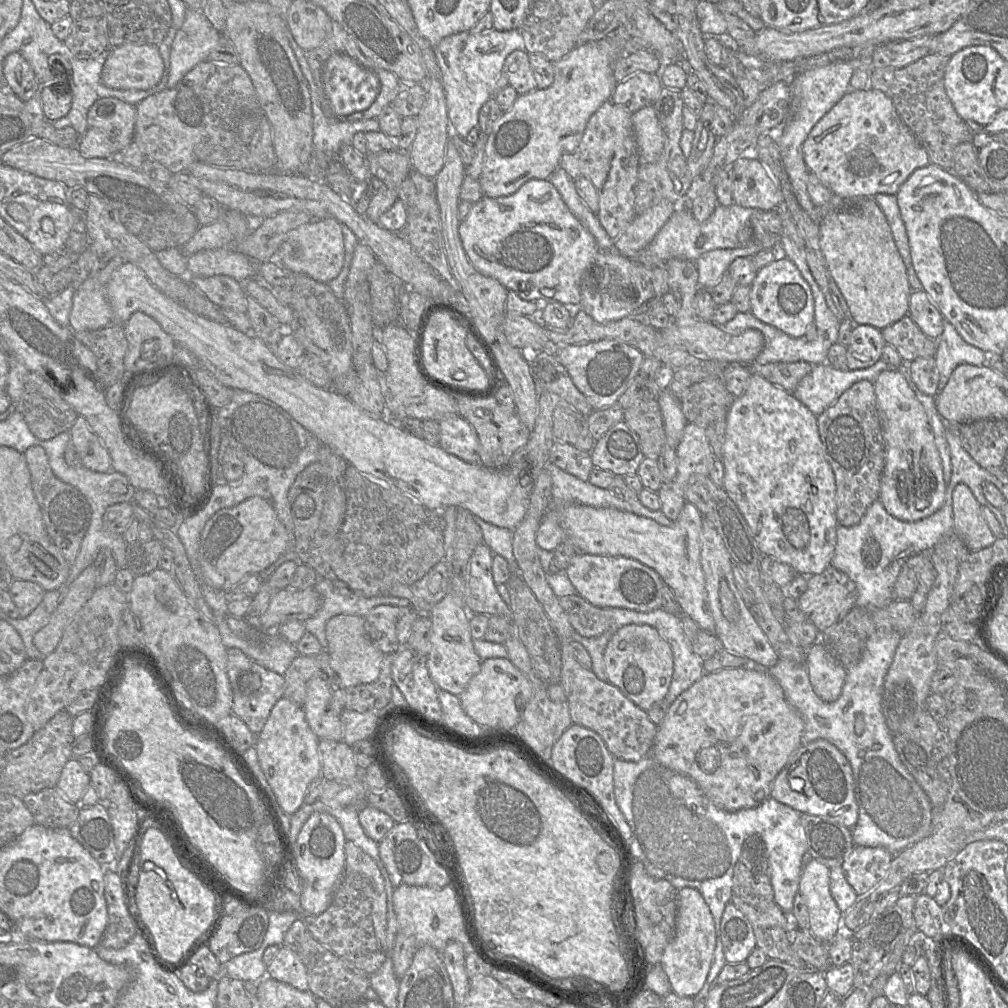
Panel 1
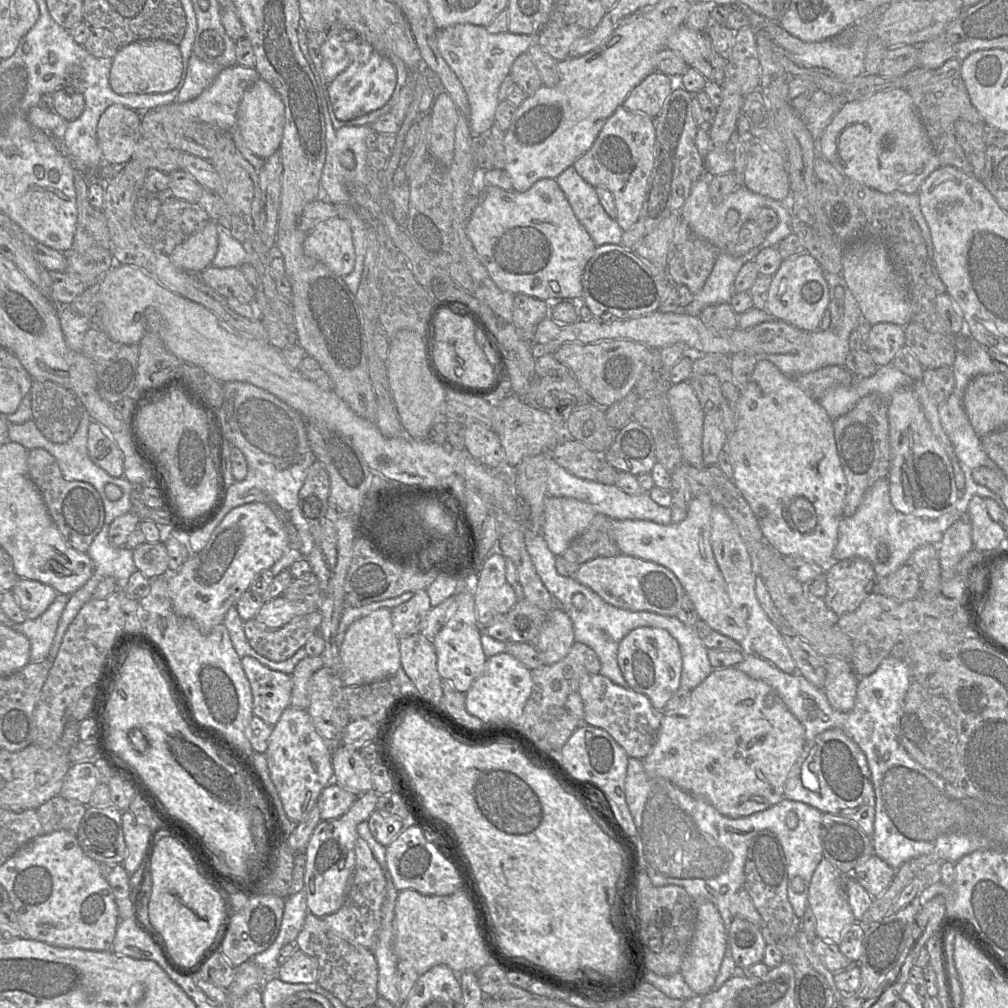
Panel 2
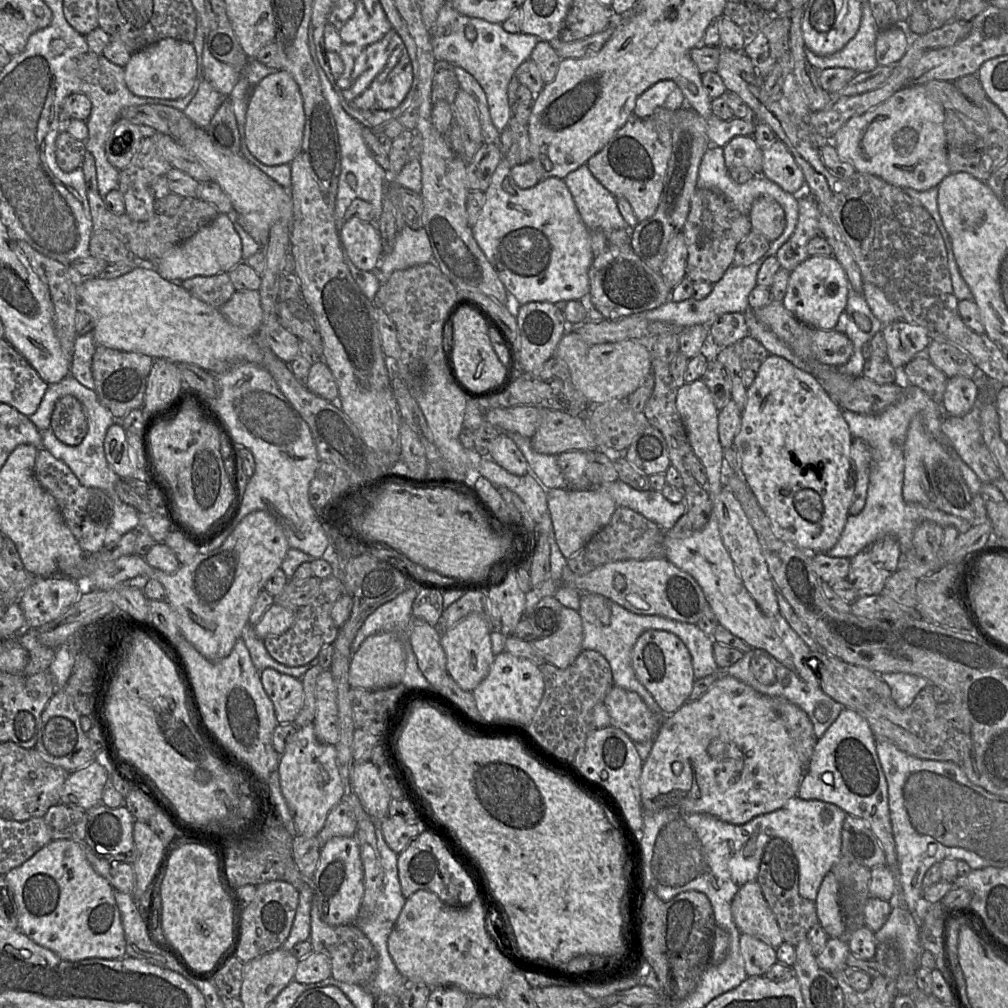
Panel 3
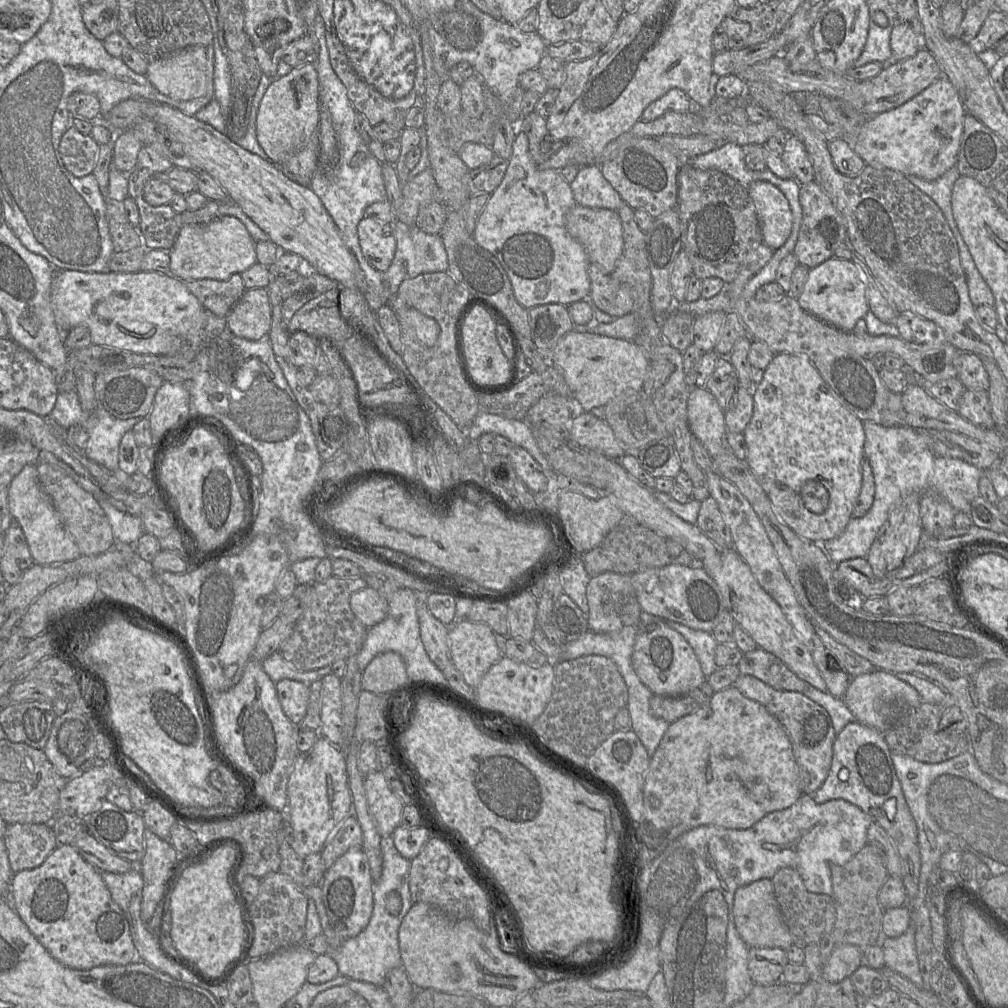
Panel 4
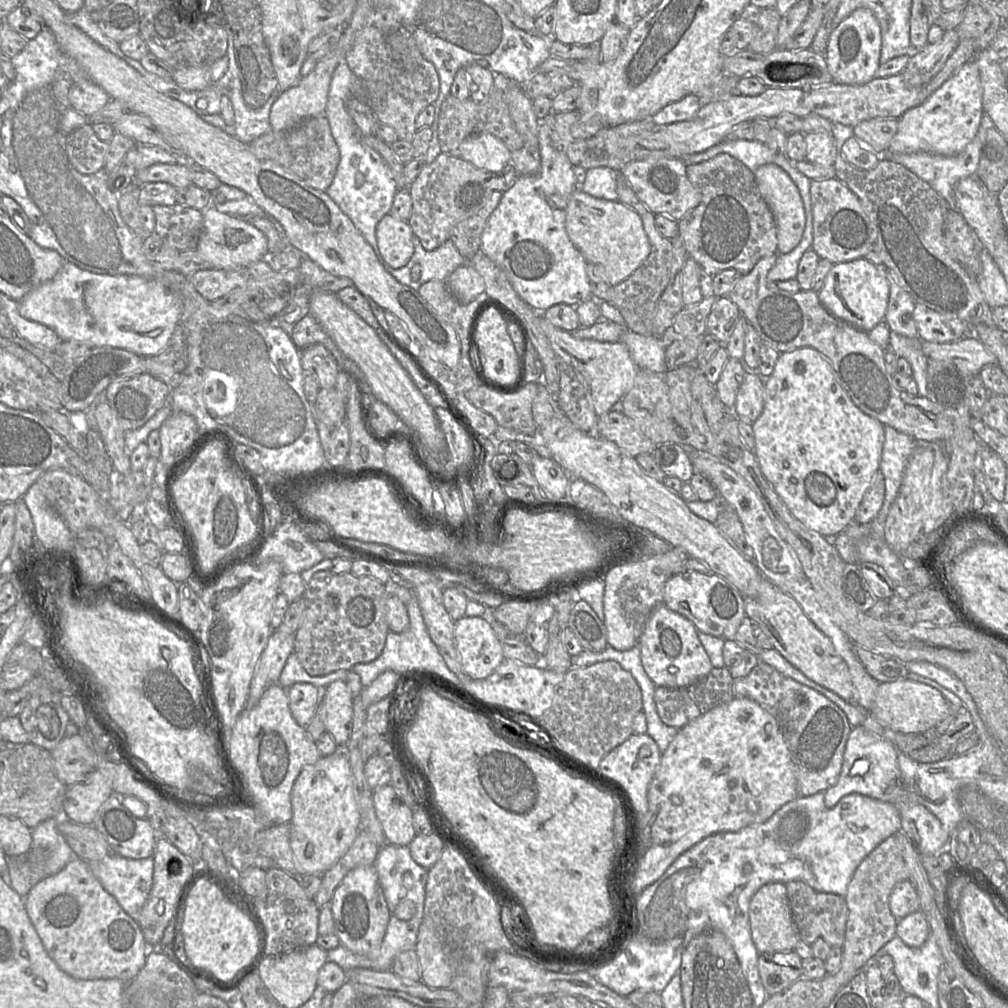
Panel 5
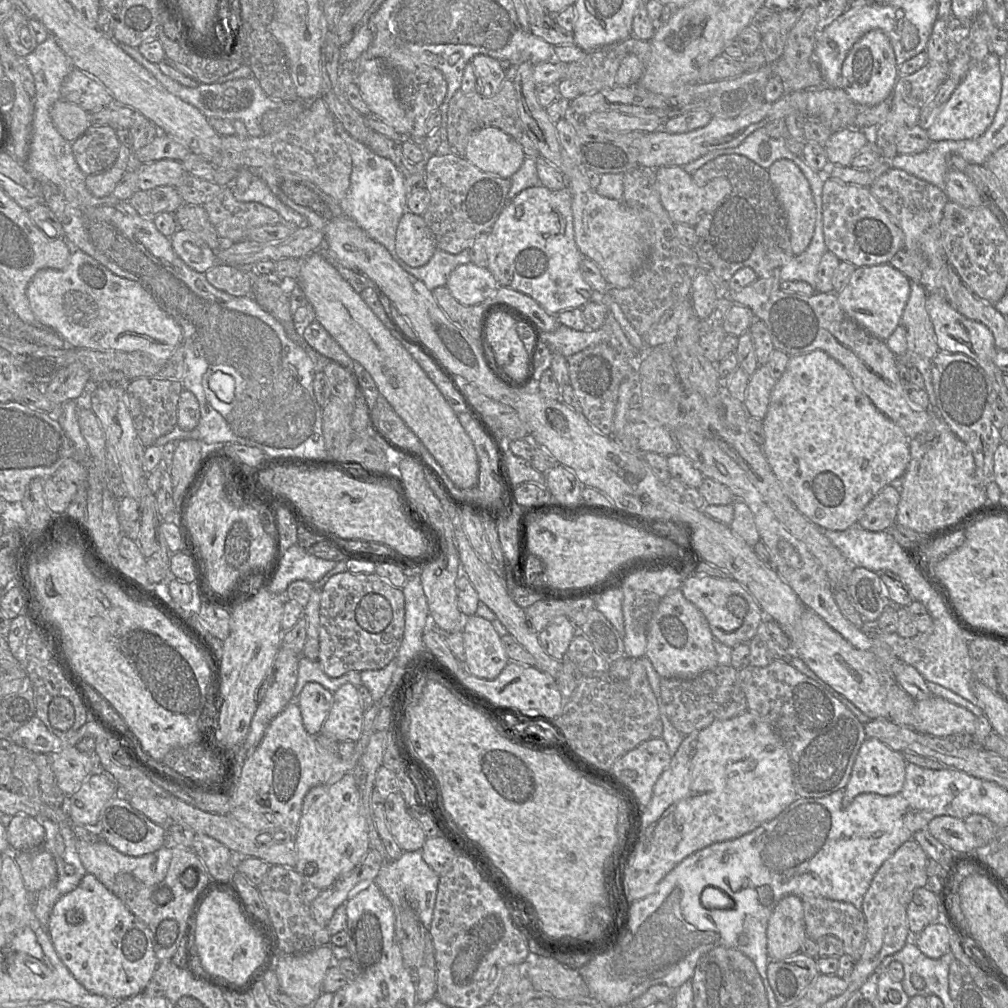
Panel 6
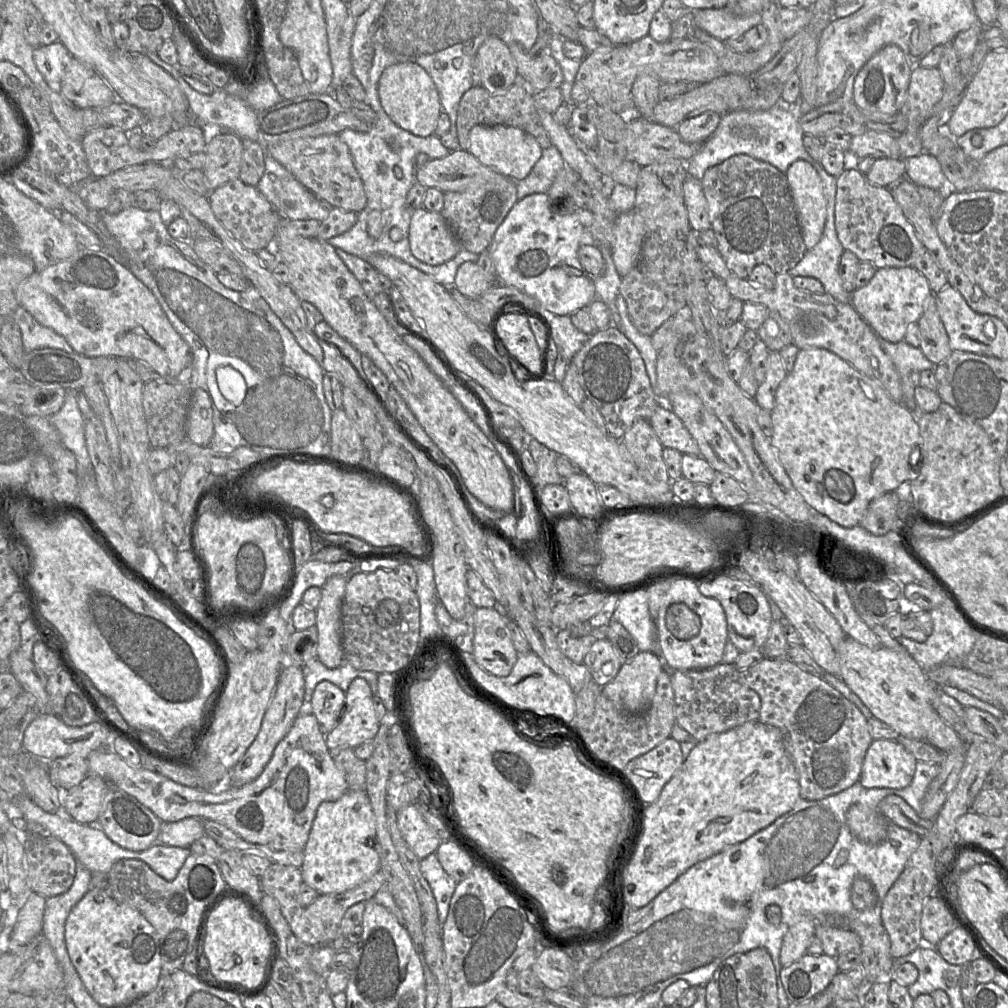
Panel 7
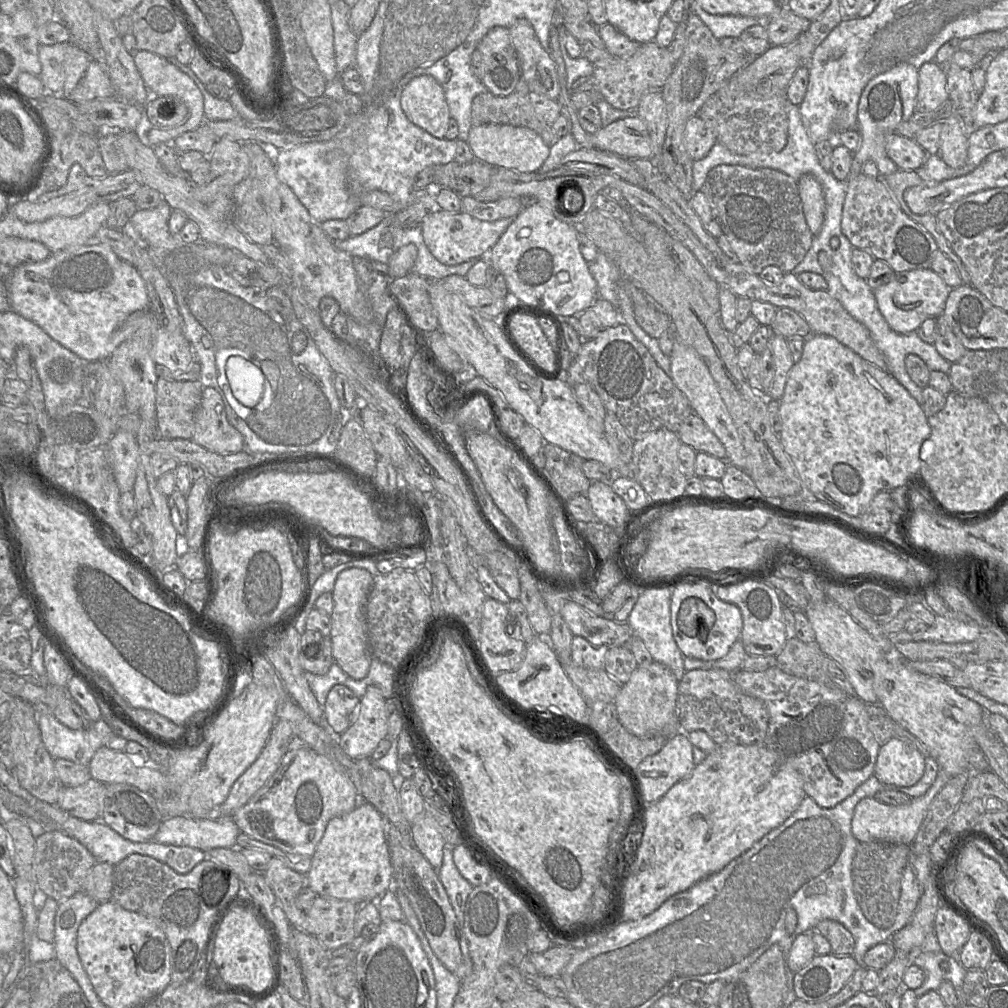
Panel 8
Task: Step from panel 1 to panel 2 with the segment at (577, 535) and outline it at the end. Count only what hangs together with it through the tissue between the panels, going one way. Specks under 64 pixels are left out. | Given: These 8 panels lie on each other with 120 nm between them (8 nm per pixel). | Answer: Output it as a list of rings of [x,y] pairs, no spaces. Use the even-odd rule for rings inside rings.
[[[701,494],[691,500],[688,505],[687,516],[680,523],[662,525],[648,520],[613,519],[612,537],[615,539],[620,554],[650,561],[669,569],[679,580],[686,596],[694,605],[702,621],[706,622],[713,630],[737,642],[744,642],[748,633],[748,612],[746,608],[736,607],[731,602],[724,577],[715,560],[711,545],[711,513],[713,507],[711,497],[708,494]]]

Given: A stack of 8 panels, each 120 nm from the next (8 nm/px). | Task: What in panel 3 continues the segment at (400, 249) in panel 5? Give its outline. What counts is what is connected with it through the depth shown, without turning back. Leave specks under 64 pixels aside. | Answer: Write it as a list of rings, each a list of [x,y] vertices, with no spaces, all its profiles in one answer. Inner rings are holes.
[[[345,220],[338,230],[345,256],[359,269],[374,271],[383,253],[377,221]]]

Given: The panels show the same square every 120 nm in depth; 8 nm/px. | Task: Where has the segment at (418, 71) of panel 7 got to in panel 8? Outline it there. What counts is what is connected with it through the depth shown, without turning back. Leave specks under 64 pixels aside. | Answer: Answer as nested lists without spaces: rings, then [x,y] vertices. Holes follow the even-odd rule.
[[[429,75],[413,78],[403,89],[400,104],[413,124],[445,139],[451,115],[441,85]]]

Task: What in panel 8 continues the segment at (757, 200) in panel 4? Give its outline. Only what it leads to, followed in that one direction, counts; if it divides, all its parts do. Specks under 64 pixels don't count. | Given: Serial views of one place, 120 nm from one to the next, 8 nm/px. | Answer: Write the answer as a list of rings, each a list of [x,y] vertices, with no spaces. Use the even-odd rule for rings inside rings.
[[[810,174],[803,175],[797,180],[797,184],[807,225],[815,236],[825,218],[823,189],[817,179]]]

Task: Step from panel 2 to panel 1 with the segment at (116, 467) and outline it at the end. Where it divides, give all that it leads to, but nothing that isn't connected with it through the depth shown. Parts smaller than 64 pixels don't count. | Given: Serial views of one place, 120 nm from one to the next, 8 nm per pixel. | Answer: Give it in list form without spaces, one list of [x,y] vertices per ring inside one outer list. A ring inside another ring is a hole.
[[[83,416],[77,417],[69,432],[70,443],[76,450],[82,466],[101,473],[112,470],[107,449]]]

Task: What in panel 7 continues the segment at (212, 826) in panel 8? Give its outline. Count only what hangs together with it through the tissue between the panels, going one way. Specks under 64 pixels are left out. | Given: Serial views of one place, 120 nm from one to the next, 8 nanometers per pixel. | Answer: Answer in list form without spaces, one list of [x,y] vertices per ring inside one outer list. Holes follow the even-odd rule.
[[[185,818],[177,822],[162,823],[158,842],[166,846],[189,848],[190,845],[205,835],[203,820]]]

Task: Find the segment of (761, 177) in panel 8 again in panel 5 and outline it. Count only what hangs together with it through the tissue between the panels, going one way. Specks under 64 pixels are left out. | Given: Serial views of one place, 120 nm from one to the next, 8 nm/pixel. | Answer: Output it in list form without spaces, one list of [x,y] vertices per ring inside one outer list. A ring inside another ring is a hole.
[[[719,154],[708,161],[687,166],[686,173],[690,182],[701,191],[702,199],[698,206],[677,221],[679,236],[688,257],[697,262],[704,273],[715,276],[724,270],[734,269],[746,275],[761,258],[778,254],[776,221],[759,192],[755,172],[731,155]]]

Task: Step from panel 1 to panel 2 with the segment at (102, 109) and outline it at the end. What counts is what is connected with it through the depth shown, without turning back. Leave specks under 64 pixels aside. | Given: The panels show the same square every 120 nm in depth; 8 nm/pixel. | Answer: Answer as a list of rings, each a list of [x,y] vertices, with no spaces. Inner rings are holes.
[[[120,104],[109,106],[97,125],[97,140],[104,163],[120,167],[133,156],[140,137],[141,113]]]

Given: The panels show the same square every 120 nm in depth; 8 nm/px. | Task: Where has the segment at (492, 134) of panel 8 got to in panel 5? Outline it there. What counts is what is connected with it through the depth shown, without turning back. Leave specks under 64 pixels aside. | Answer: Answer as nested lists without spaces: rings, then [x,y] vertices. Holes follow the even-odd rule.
[[[479,133],[462,142],[460,157],[480,170],[499,172],[510,164],[511,152],[497,137]]]

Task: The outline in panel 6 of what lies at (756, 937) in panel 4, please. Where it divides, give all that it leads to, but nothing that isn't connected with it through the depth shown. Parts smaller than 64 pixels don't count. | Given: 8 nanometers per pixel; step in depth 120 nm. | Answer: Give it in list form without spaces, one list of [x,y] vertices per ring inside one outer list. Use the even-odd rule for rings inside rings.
[[[790,894],[775,906],[767,925],[767,952],[771,960],[781,960],[800,952],[807,939],[801,897]]]

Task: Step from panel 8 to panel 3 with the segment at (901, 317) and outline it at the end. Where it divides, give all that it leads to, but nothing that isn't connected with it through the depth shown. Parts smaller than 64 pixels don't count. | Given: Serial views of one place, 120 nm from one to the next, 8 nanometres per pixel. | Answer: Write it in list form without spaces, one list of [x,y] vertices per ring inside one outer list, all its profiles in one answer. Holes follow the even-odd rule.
[[[810,255],[790,271],[784,307],[798,320],[816,330],[834,330],[847,306],[851,284],[845,270],[834,257]]]

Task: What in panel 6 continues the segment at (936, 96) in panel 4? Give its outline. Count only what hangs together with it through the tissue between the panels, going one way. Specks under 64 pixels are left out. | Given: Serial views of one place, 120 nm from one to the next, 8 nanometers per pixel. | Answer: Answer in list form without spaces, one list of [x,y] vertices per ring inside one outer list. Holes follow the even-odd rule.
[[[989,53],[969,70],[927,128],[928,137],[932,142],[973,139],[987,130],[993,122],[1001,99],[1001,64],[1001,58]]]

